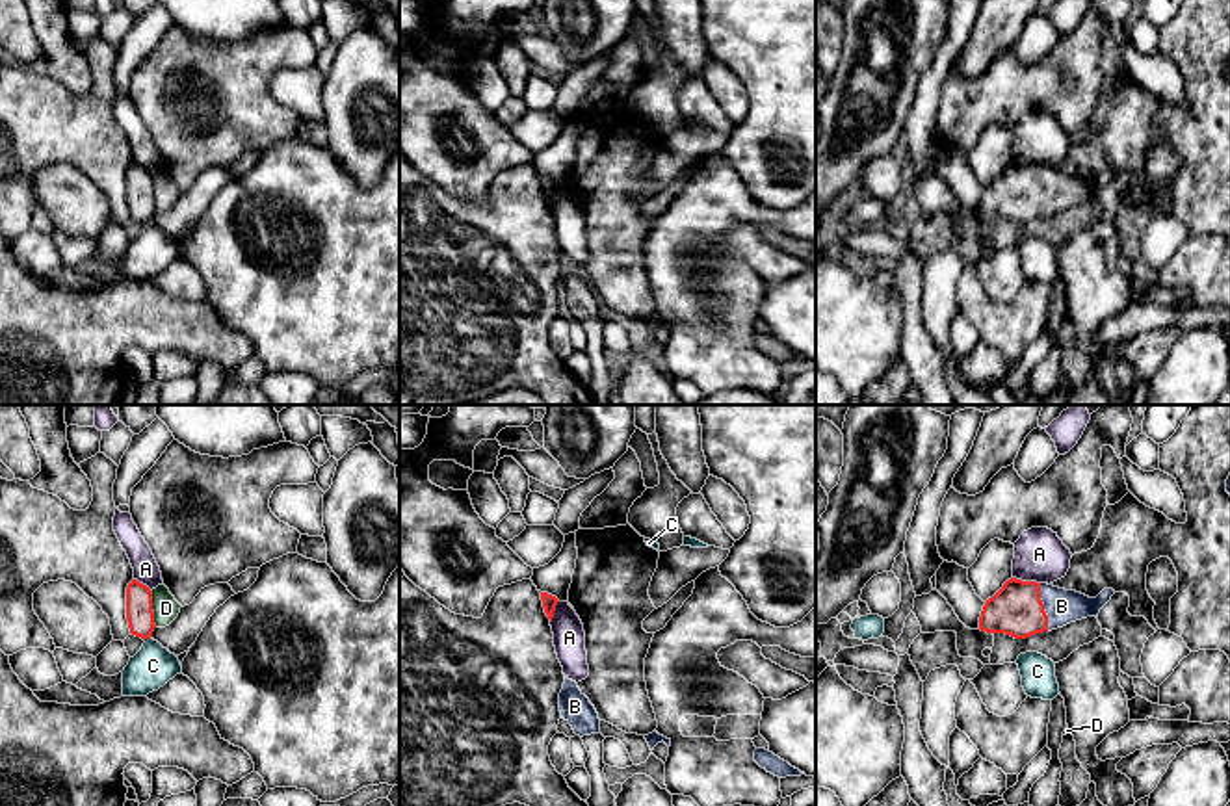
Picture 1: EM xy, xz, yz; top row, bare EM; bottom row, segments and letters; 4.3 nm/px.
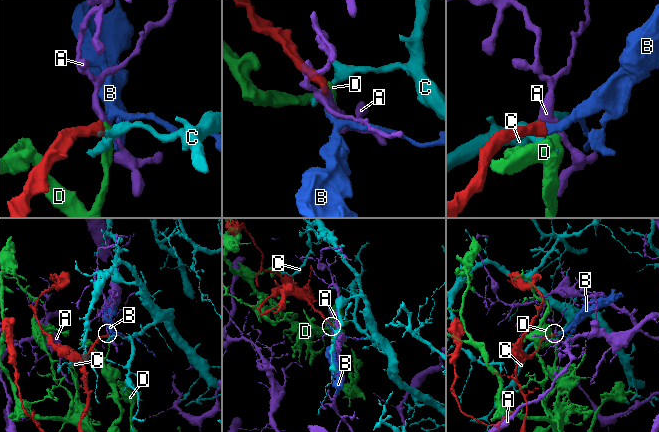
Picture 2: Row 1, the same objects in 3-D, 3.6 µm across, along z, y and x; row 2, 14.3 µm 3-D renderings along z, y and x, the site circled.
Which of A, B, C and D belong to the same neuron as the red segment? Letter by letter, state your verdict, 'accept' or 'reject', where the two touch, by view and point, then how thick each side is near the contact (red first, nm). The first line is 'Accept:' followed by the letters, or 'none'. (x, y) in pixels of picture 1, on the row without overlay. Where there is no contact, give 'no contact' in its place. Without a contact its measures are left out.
Accept: B
A: reject; contact yz (1026, 166); calibres 220 and 220 nm
B: accept; contact yz (1043, 192); calibres 220 and 150 nm
C: reject; contact xy (147, 221); calibres 120 and 180 nm
D: reject; contact xy (151, 194); calibres 120 and 110 nm

